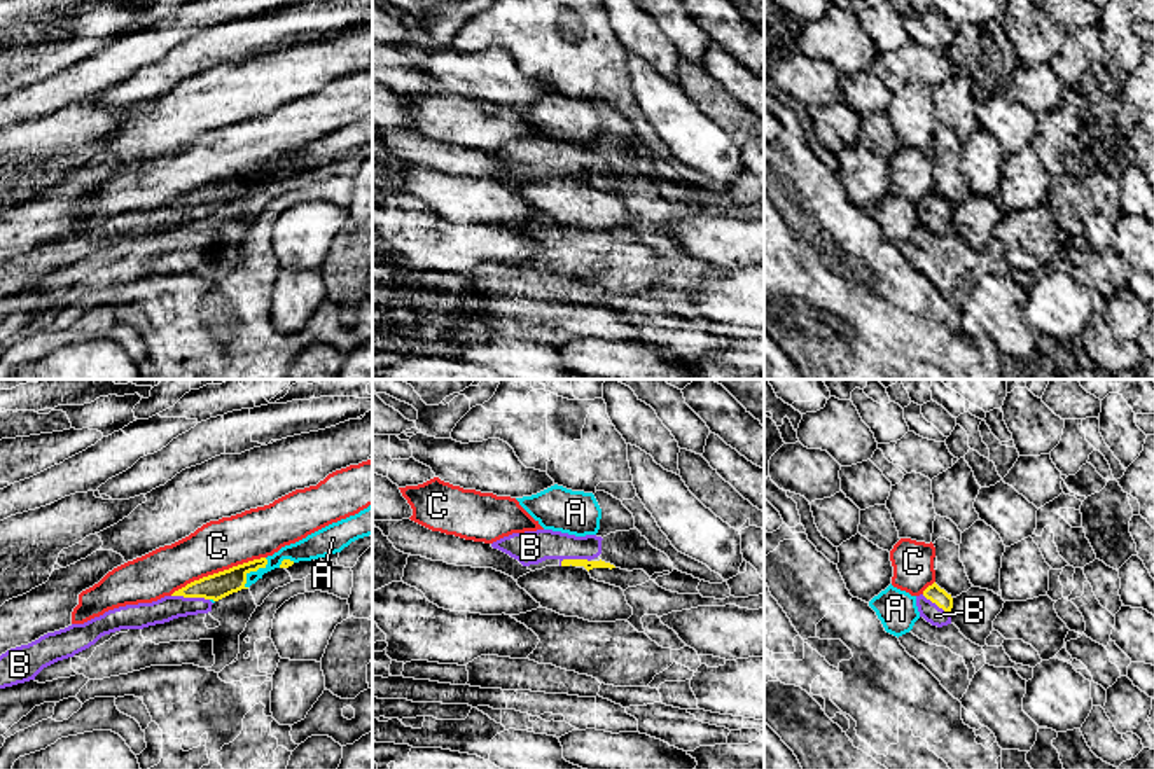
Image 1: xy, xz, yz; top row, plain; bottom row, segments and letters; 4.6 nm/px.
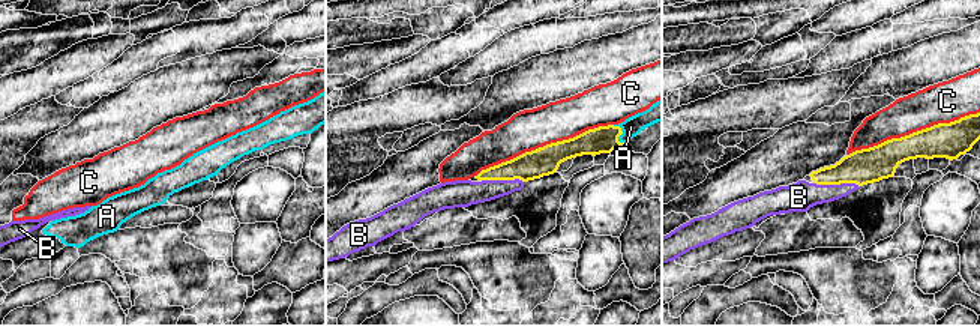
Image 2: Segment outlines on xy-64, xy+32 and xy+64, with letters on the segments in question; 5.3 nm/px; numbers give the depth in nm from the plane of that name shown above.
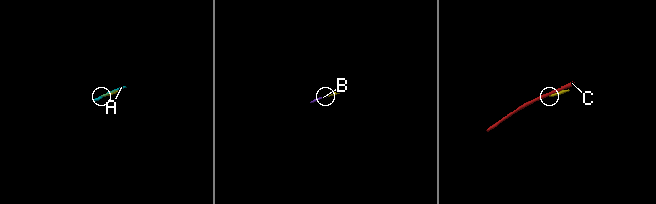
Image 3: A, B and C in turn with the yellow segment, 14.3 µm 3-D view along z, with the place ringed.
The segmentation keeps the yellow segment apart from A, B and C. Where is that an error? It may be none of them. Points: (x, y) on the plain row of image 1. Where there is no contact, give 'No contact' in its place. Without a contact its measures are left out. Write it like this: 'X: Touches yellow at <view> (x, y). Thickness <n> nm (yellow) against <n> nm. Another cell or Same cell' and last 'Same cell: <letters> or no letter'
A: Touches yellow at xy (252, 179). Thickness 120 nm (yellow) against 100 nm. Another cell
B: Touches yellow at xy (191, 205). Thickness 120 nm (yellow) against 120 nm. Same cell
C: Touches yellow at xy (219, 180). Thickness 120 nm (yellow) against 240 nm. Another cell
Same cell: B

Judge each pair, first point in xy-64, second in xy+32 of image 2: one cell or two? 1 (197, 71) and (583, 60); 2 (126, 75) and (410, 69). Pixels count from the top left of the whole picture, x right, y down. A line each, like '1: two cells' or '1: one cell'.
1: one cell
2: two cells

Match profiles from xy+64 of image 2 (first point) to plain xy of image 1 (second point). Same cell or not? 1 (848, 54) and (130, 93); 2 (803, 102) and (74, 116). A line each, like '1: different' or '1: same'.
1: same
2: same

